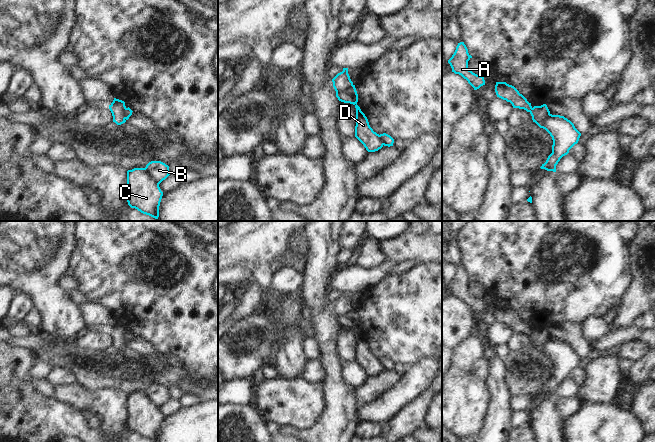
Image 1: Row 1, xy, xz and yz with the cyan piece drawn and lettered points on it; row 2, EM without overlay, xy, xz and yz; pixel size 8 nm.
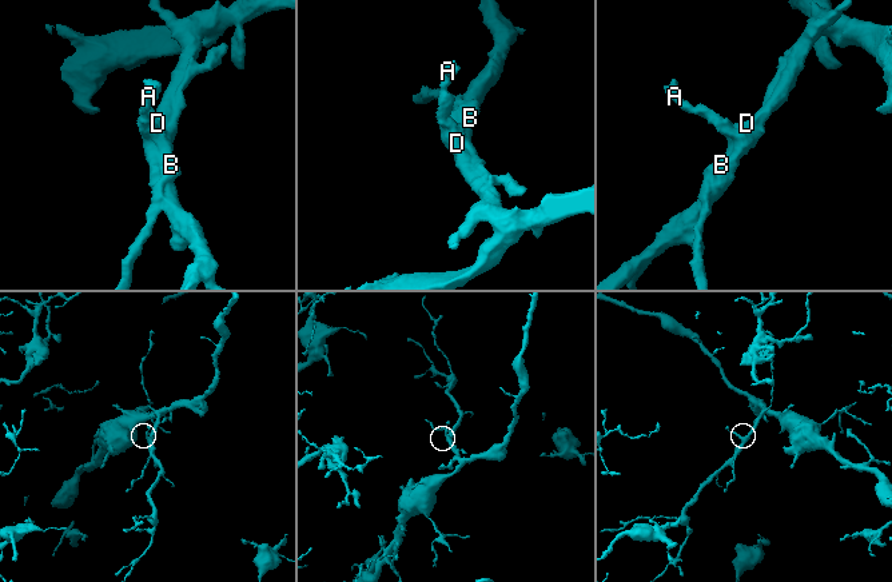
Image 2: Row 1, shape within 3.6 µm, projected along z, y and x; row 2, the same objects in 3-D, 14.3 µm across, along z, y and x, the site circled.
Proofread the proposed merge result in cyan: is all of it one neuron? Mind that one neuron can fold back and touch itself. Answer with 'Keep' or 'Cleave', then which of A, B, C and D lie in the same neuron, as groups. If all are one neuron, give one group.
Cleave. Groups: A C D / B

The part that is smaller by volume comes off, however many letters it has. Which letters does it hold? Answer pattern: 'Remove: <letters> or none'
Remove: B

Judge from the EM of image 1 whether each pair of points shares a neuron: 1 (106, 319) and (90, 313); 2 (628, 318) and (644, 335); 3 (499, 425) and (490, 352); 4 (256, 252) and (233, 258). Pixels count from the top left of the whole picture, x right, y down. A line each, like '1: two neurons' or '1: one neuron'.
1: one neuron
2: two neurons
3: one neuron
4: one neuron

